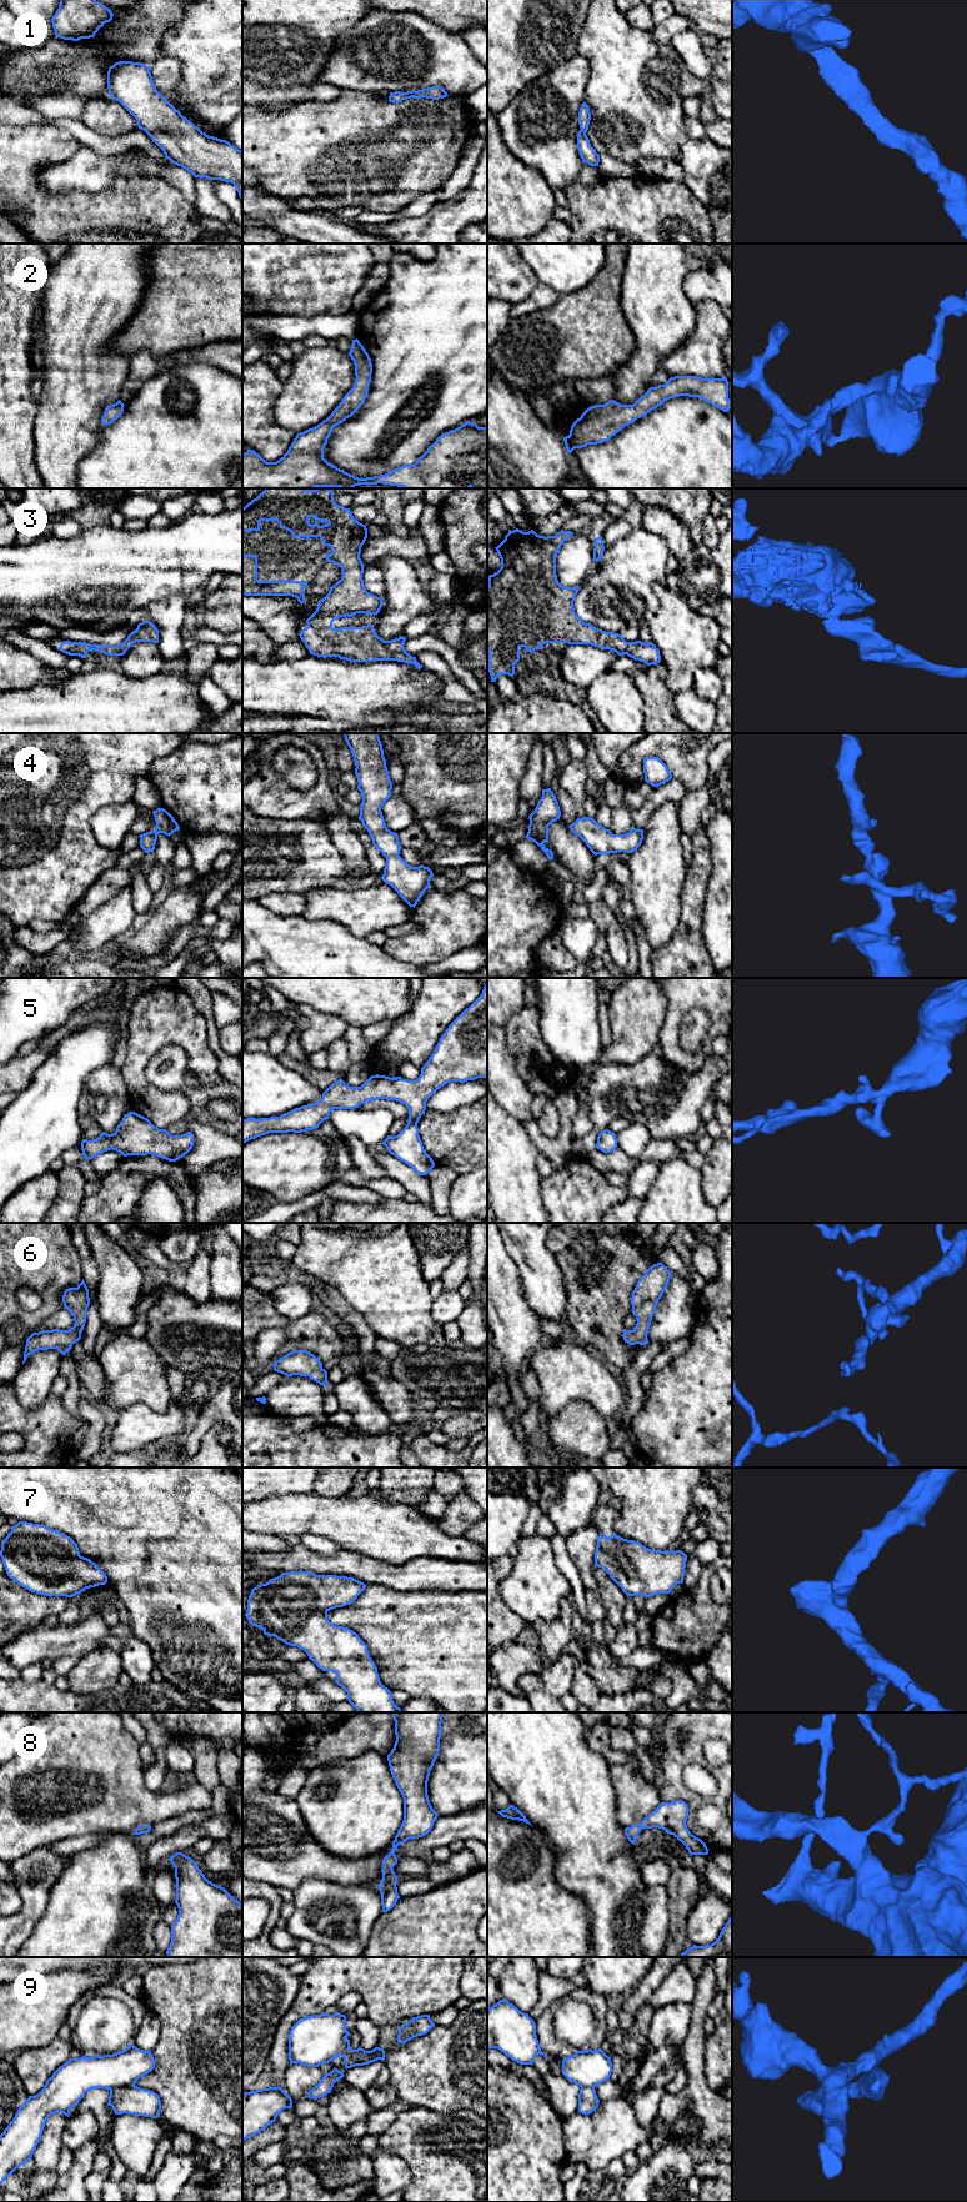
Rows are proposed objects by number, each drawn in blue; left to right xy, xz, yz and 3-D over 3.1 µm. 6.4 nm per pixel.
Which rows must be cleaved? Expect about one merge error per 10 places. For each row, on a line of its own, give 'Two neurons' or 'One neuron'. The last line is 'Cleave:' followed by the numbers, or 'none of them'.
1: One neuron
2: One neuron
3: One neuron
4: One neuron
5: One neuron
6: One neuron
7: One neuron
8: One neuron
9: Two neurons
Cleave: 9

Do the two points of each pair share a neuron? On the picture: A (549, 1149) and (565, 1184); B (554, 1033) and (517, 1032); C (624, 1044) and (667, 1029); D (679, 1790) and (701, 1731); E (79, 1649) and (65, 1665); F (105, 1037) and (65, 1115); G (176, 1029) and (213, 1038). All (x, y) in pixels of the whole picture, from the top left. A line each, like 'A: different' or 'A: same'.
A: different
B: different
C: different
D: same
E: different
F: same
G: different

